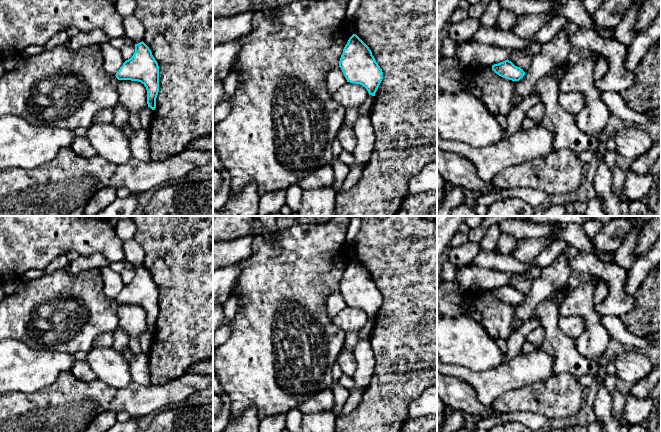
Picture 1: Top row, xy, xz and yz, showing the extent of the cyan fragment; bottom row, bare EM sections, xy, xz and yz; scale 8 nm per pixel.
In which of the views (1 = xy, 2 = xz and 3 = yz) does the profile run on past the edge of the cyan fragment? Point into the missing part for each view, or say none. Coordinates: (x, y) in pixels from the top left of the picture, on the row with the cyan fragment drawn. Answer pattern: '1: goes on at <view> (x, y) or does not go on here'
1: does not go on here
2: does not go on here
3: does not go on here

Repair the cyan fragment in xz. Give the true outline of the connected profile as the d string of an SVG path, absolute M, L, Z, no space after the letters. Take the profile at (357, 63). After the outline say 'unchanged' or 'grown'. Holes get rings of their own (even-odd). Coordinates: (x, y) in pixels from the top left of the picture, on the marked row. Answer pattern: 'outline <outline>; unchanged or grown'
outline M356 34L345 45L339 67L347 82L362 85L369 95L375 96L383 79L383 72L369 47Z; unchanged

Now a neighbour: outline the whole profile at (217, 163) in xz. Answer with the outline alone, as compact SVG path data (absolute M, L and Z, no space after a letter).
M213 147L213 168L216 169L218 172L222 172L225 168L215 147Z

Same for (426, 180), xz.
M437 160L428 163L409 181L408 190L412 194L437 190Z

